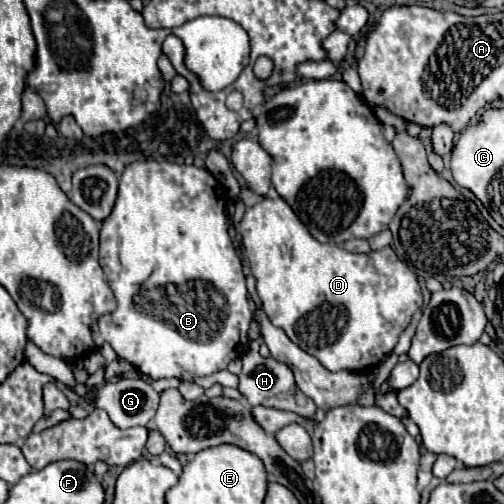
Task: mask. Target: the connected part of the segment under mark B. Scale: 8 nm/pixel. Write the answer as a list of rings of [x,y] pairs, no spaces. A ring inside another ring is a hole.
[[[142,160],[142,162],[132,162],[124,168],[122,178],[120,178],[120,188],[118,188],[118,200],[112,210],[112,216],[104,220],[102,230],[100,230],[100,264],[104,268],[106,280],[118,300],[118,308],[112,314],[106,314],[98,320],[98,332],[100,336],[114,348],[118,358],[128,360],[134,364],[144,376],[158,380],[158,378],[180,378],[180,380],[192,380],[198,376],[210,376],[218,370],[224,370],[232,360],[240,358],[244,350],[248,348],[248,328],[252,322],[252,310],[248,304],[248,292],[246,292],[246,278],[242,274],[240,260],[234,252],[232,240],[228,236],[226,228],[226,190],[224,186],[204,168],[196,166],[186,166],[186,164],[174,164],[174,162],[156,162],[156,160]],[[216,290],[222,296],[222,306],[218,308],[210,300],[210,292]]]

